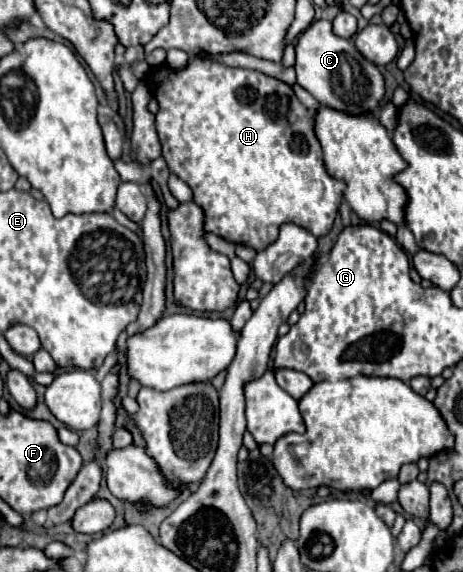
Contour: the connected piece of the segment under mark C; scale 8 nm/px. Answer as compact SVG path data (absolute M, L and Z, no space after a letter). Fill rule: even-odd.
M313 21L299 37L299 43L295 47L297 51L297 61L295 61L295 71L297 71L297 83L309 91L321 105L325 107L331 107L335 111L341 111L341 113L349 113L353 117L359 117L359 115L375 115L383 97L385 97L385 79L381 75L381 71L369 63L357 49L355 45L349 41L349 39L343 39L343 37L337 37L333 33L333 25L331 21Z

